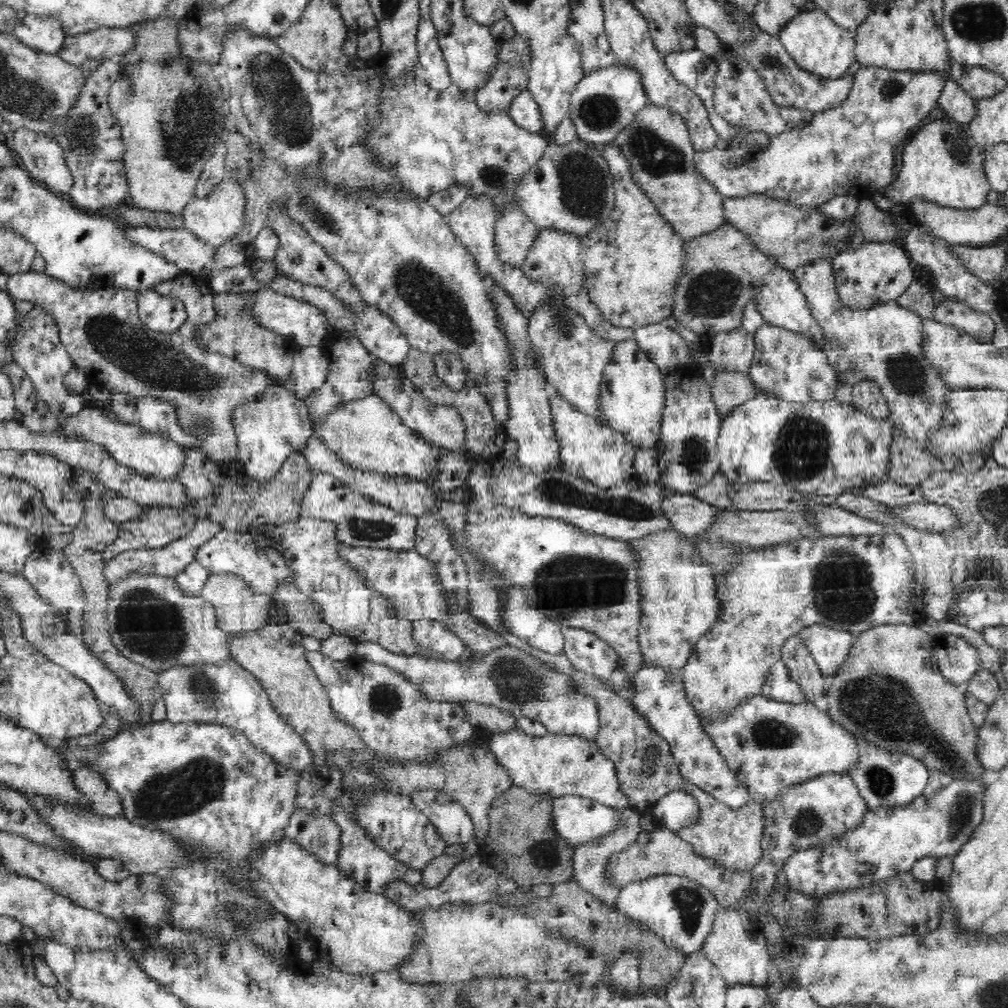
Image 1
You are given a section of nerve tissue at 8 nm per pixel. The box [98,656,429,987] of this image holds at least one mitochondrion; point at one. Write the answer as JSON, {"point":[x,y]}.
{"point":[184,792]}

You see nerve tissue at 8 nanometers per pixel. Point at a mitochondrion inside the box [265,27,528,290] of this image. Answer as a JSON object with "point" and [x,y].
{"point":[314,210]}

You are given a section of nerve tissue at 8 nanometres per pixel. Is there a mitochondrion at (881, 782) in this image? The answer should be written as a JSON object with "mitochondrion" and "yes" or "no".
{"mitochondrion":"yes"}

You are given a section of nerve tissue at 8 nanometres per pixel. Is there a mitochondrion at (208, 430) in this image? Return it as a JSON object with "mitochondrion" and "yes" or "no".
{"mitochondrion":"no"}

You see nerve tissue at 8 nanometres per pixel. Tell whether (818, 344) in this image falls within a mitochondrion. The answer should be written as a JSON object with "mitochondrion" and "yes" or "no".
{"mitochondrion":"no"}

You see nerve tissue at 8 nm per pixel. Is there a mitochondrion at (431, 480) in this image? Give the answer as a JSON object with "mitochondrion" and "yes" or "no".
{"mitochondrion":"no"}

